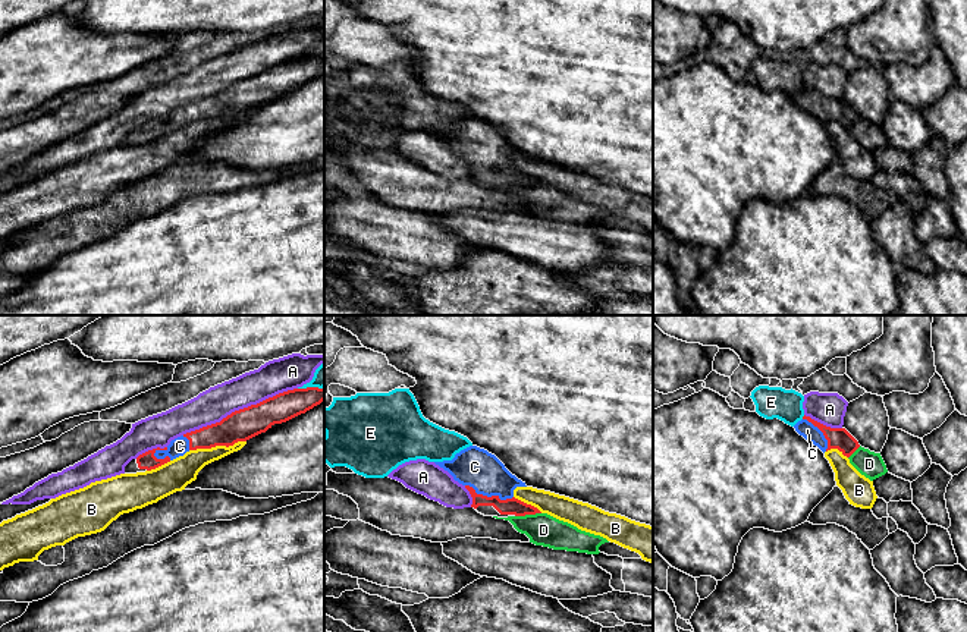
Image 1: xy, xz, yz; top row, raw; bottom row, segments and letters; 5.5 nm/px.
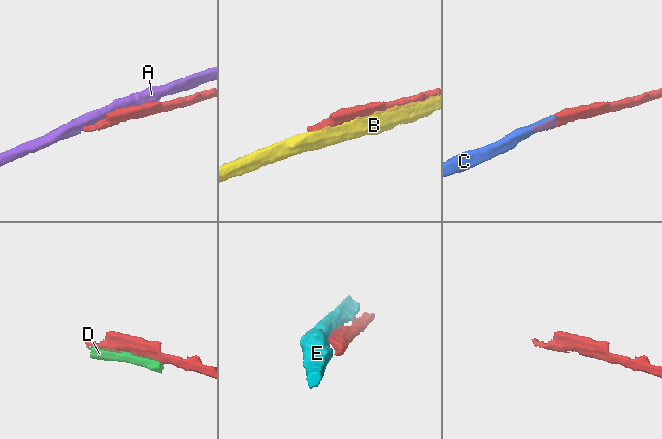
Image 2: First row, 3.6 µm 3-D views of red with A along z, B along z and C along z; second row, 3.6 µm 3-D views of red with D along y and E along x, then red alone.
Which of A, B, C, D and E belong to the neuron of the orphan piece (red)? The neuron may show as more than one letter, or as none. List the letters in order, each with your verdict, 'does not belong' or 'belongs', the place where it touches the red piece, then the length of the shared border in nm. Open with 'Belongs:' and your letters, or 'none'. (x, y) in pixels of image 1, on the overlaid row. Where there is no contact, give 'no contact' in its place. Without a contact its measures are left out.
Belongs: C
A: does not belong; contact xy (239, 409); length 700 nm
B: does not belong; contact xy (217, 445); length 320 nm
C: belongs; contact xz (489, 497); length 280 nm
D: does not belong; contact xz (527, 513); length 150 nm
E: does not belong; contact xy (310, 387); length 140 nm

